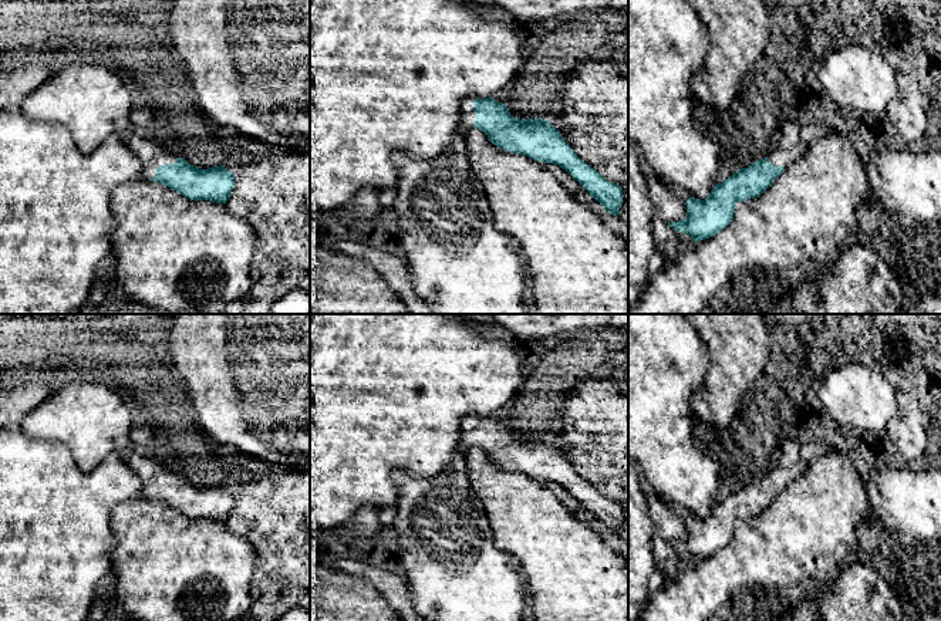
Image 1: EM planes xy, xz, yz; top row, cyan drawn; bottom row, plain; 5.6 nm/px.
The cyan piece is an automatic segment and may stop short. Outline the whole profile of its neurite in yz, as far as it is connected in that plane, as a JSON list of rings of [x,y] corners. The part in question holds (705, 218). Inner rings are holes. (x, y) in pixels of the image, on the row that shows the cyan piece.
[[[799,142],[787,149],[773,149],[766,158],[716,183],[705,200],[687,199],[687,219],[668,225],[691,236],[695,243],[715,236],[732,222],[738,202],[760,196],[787,165],[805,155],[807,148],[805,142]]]

